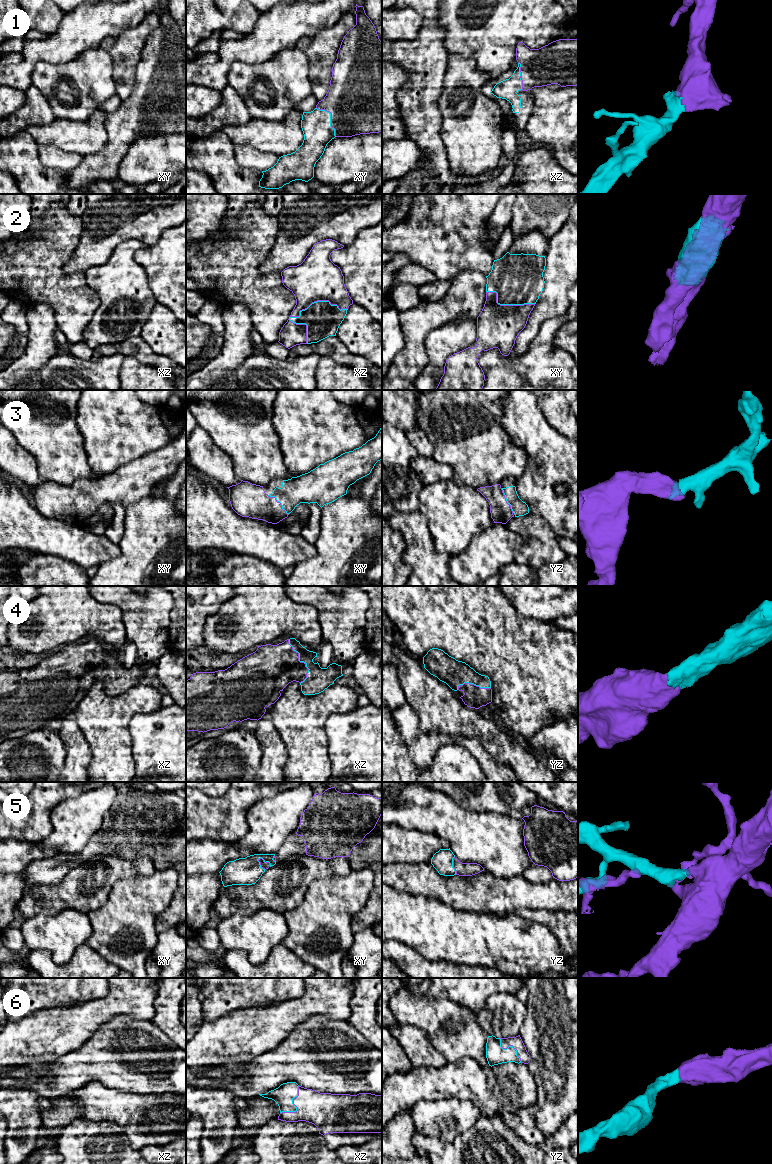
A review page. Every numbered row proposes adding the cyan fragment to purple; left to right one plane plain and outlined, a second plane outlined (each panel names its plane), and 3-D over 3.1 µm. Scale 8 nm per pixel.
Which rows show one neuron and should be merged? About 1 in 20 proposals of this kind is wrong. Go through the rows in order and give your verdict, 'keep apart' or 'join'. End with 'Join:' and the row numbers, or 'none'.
1: join
2: join
3: join
4: join
5: join
6: join
Join: 1, 2, 3, 4, 5, 6

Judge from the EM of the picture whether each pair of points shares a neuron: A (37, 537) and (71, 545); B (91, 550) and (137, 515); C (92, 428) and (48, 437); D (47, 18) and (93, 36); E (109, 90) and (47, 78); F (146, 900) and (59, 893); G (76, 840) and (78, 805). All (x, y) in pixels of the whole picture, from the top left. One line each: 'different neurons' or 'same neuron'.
A: same neuron
B: different neurons
C: different neurons
D: different neurons
E: same neuron
F: different neurons
G: same neuron

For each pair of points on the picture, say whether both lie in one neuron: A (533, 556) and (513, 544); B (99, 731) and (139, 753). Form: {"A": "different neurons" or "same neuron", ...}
{"A": "different neurons", "B": "different neurons"}

